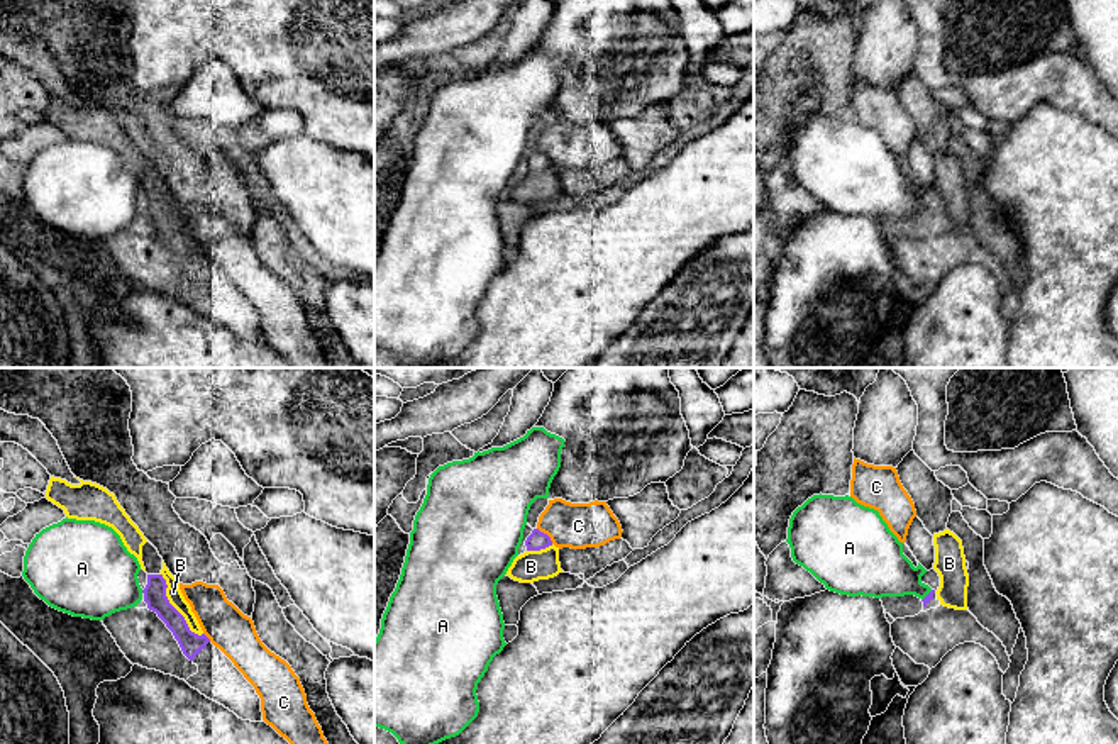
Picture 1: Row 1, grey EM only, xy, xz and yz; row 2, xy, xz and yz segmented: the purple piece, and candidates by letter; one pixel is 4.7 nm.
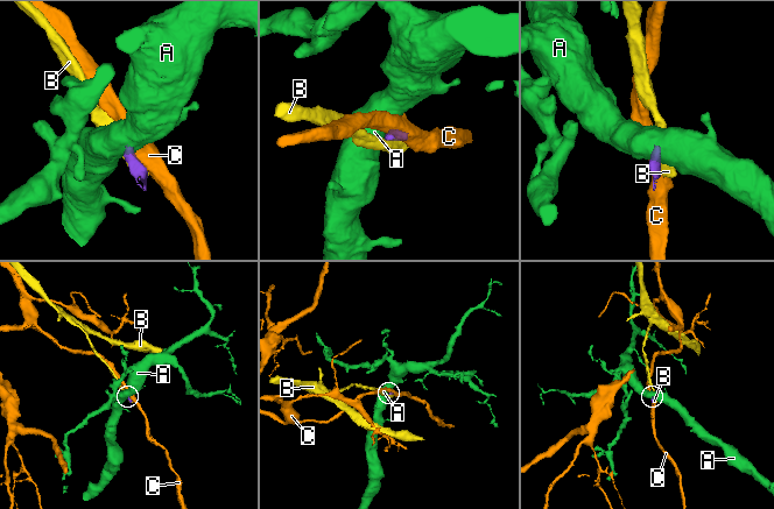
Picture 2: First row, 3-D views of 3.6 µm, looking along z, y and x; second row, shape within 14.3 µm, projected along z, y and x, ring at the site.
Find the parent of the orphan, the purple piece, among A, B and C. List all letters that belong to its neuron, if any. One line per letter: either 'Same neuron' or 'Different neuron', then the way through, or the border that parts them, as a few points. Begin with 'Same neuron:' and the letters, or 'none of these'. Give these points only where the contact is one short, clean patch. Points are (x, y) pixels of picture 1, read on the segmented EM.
Same neuron: none of these
A: Different neuron. Boundary: yz (932, 590), (922, 600)
B: Different neuron
C: Different neuron. Boundary: xz (537, 527), (553, 543)

